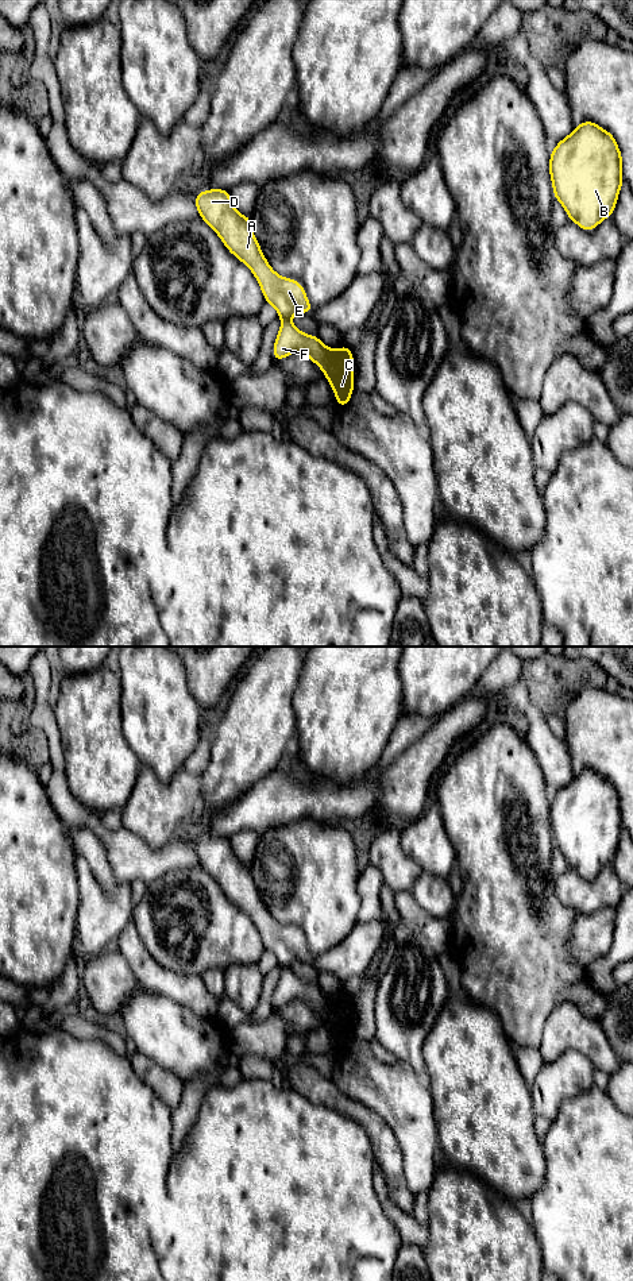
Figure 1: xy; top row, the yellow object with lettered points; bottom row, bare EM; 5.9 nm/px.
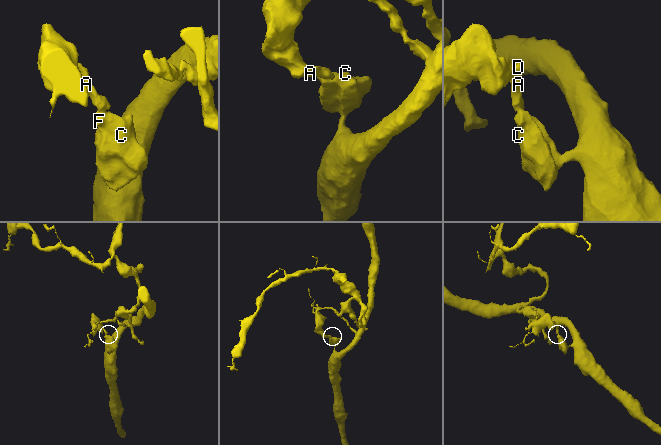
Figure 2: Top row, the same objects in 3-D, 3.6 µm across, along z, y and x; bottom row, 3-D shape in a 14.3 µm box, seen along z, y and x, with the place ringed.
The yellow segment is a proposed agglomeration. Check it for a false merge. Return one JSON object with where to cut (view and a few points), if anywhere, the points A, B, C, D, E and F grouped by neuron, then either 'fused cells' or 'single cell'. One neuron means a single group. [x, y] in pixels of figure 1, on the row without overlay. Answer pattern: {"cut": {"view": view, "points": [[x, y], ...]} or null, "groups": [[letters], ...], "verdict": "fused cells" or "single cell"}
{"cut": {"view": "xy", "points": [[289, 965], [282, 968]]}, "groups": [["A", "D", "E"], ["B", "C", "F"]], "verdict": "fused cells"}

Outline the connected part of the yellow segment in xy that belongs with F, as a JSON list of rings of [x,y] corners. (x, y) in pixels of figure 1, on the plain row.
[[[285,966],[274,989],[273,1004],[278,1010],[293,1000],[302,1000],[321,1016],[336,1043],[337,1056],[350,1050],[354,1039],[354,1004],[346,992],[340,998],[331,998],[319,984],[298,979],[290,966]]]

